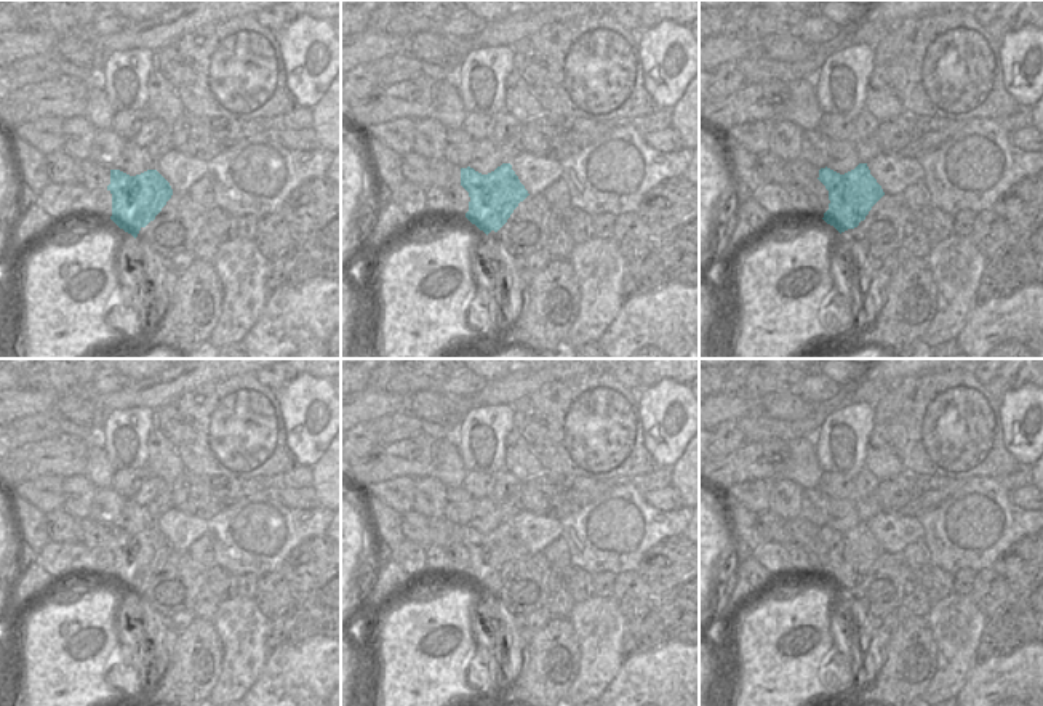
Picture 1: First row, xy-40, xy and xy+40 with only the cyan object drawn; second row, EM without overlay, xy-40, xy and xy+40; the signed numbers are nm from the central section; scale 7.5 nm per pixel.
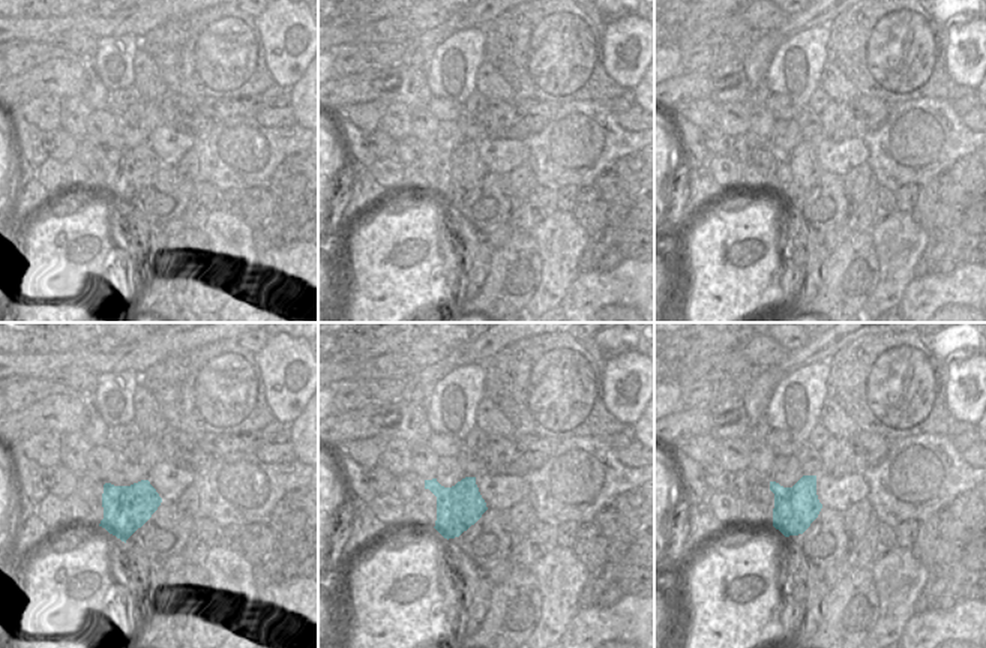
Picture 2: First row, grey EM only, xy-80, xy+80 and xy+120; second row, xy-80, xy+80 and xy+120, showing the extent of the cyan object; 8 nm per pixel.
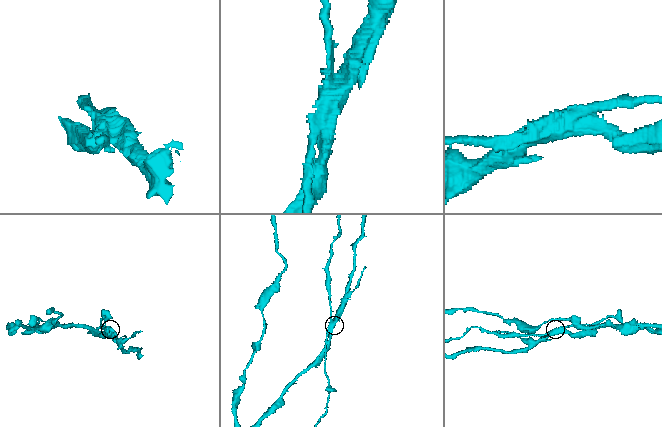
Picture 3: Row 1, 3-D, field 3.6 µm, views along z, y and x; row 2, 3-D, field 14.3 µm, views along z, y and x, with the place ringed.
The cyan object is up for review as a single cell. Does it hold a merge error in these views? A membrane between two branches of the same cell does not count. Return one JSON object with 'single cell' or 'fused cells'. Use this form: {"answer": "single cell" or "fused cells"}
{"answer": "fused cells"}

